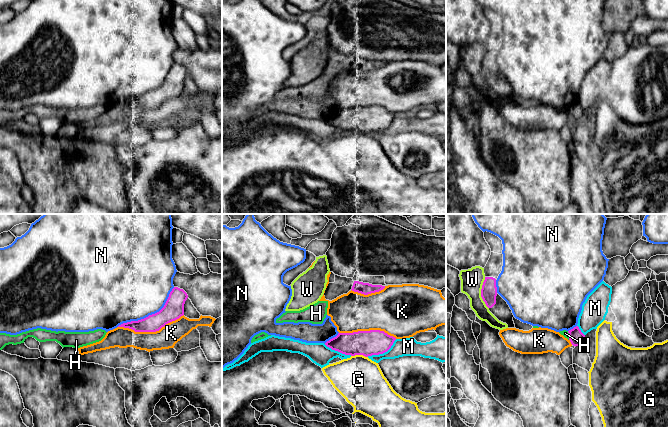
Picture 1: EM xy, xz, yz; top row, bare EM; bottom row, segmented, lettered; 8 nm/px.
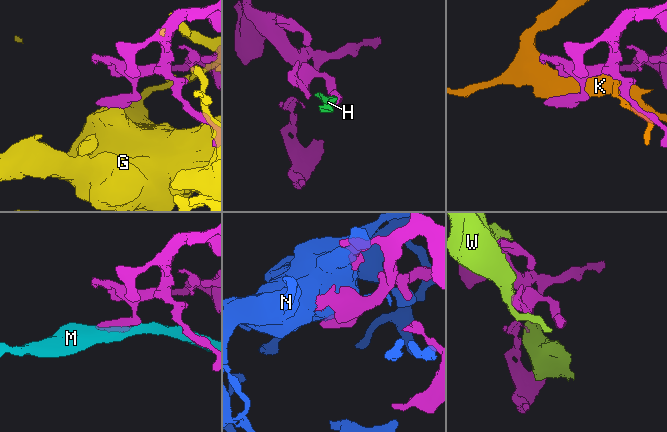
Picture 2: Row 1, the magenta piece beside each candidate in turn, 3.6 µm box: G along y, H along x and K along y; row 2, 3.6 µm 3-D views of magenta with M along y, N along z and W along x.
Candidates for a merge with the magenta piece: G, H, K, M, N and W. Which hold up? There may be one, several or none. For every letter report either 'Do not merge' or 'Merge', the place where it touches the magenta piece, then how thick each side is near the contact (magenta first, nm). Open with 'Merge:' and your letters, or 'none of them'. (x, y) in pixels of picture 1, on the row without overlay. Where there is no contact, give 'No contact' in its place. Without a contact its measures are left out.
Merge: H
G: Do not merge. Touches magenta at xz (359, 130). Thickness 200 nm (magenta) against 380 nm
H: Merge. Touches magenta at yz (569, 111). Thickness 120 nm (magenta) against 50 nm
K: Do not merge. Touches magenta at xy (150, 107). Thickness 160 nm (magenta) against 170 nm
M: Do not merge. Touches magenta at xz (382, 129). Thickness 200 nm (magenta) against 140 nm
N: Do not merge. Touches magenta at xy (149, 91). Thickness 160 nm (magenta) against 500 nm
W: Do not merge. Touches magenta at yz (481, 69). Thickness 130 nm (magenta) against 180 nm

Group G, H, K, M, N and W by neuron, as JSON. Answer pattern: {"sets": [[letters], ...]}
{"sets": [["G"], ["H"], ["K"], ["M"], ["N"], ["W"]]}

